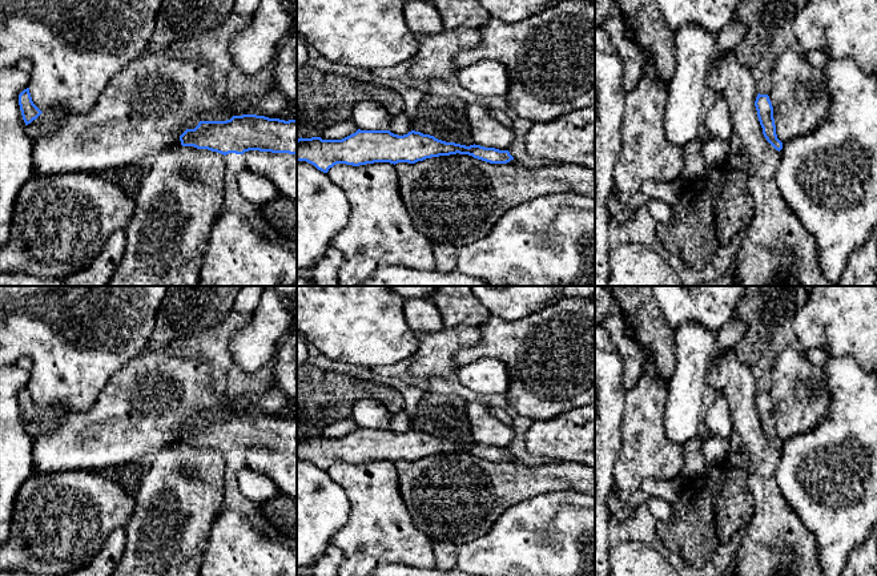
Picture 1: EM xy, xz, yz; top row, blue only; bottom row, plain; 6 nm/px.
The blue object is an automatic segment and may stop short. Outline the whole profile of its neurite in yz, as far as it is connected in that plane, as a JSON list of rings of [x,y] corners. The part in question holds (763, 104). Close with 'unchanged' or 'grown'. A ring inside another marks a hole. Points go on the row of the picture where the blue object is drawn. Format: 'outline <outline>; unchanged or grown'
outline [[[759,93],[755,101],[755,106],[757,110],[760,125],[763,128],[764,137],[776,150],[780,152],[783,149],[783,142],[777,138],[777,134],[776,134],[773,106],[769,100],[769,96]]]; unchanged

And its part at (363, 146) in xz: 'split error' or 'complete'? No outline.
complete

